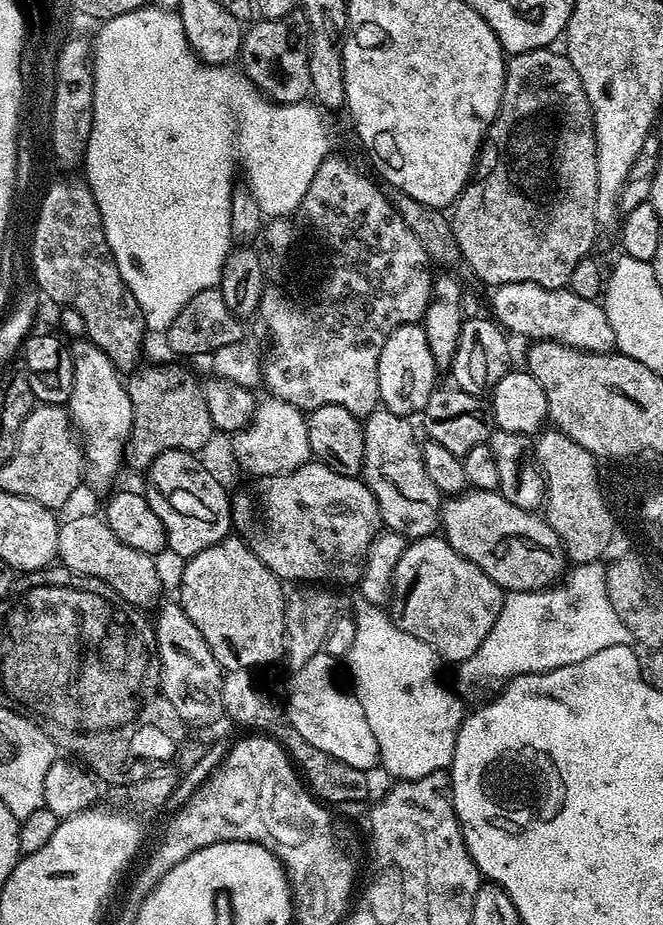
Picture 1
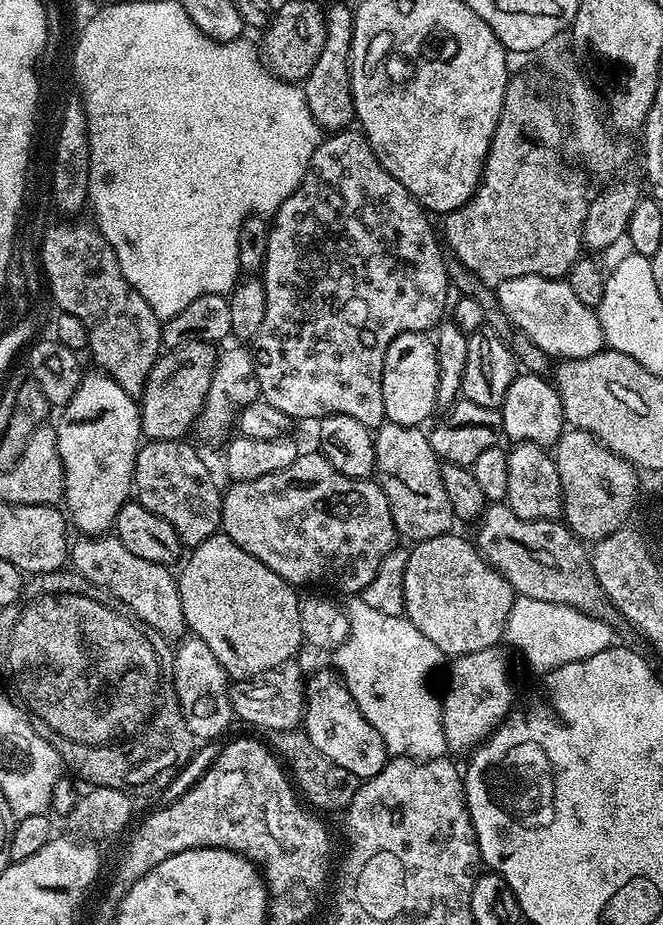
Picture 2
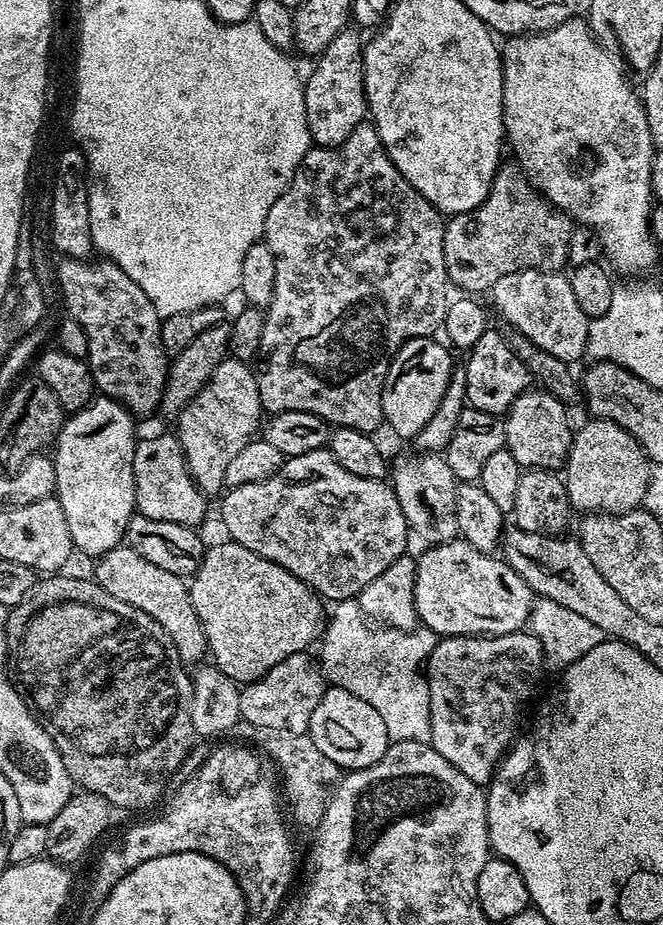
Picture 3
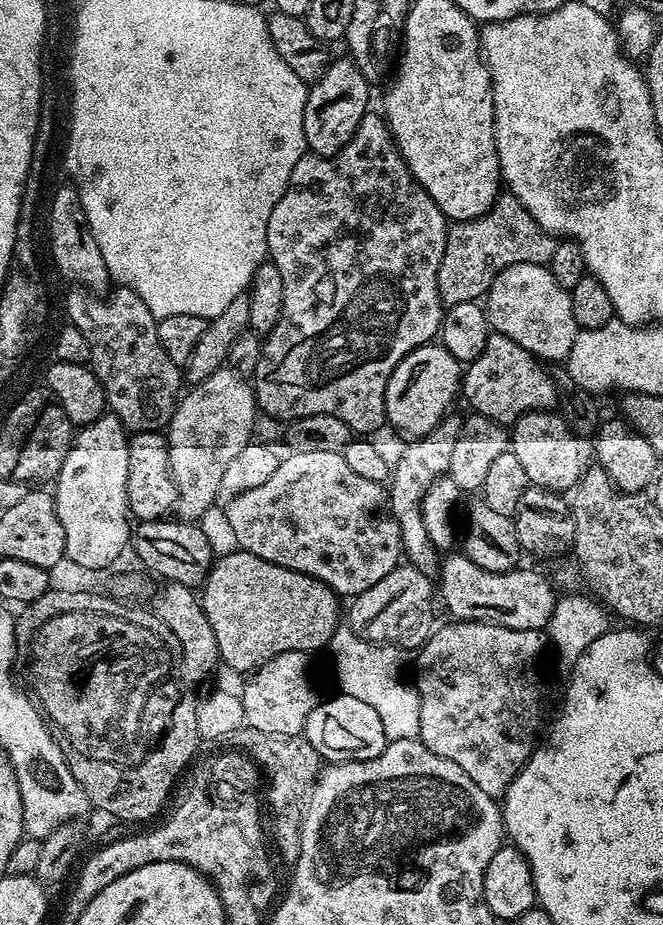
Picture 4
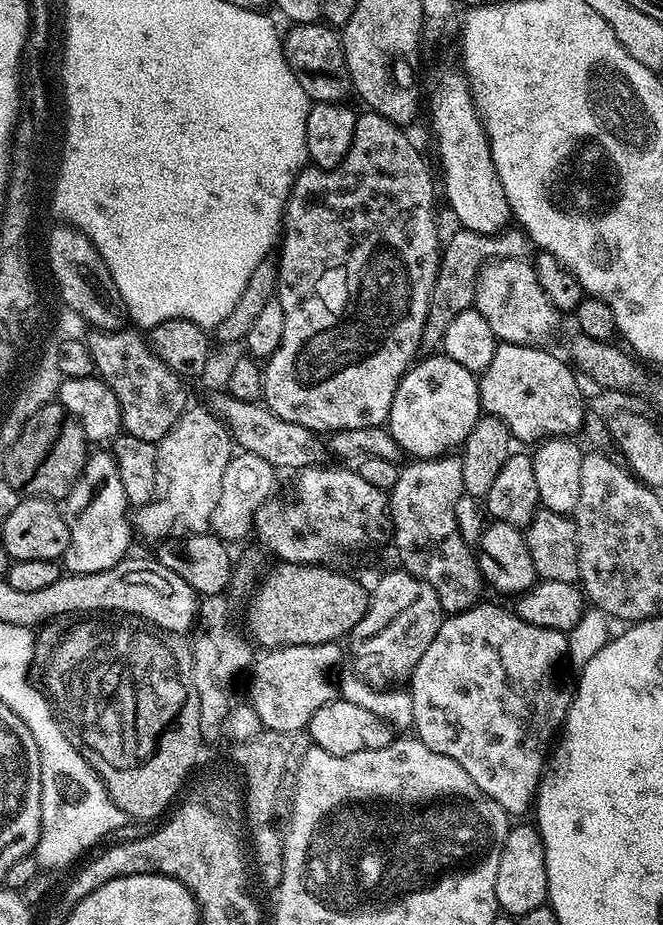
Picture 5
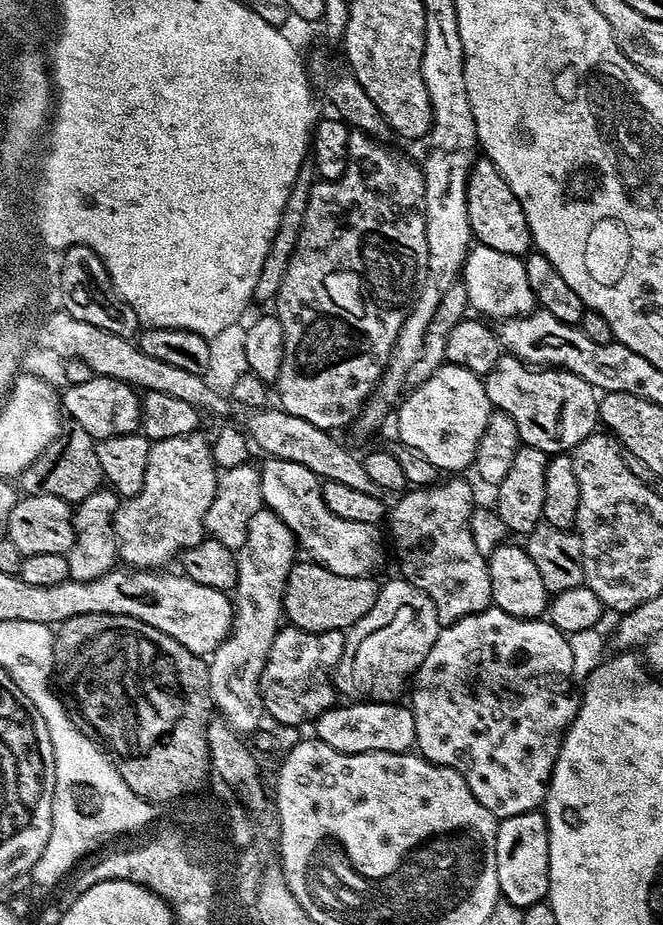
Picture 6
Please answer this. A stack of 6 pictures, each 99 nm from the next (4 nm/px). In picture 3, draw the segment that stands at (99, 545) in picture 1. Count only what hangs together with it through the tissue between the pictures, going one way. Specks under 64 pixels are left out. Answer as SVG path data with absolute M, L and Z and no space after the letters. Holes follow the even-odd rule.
M127 546L110 550L99 557L95 564L96 584L102 586L106 594L118 598L118 602L126 602L142 610L142 614L150 614L150 618L154 618L154 622L158 622L158 626L162 626L162 630L170 634L170 642L174 642L181 664L196 666L203 661L200 659L208 652L208 639L202 622L198 622L198 614L194 614L194 606L188 593L189 585L185 577L170 574L170 570L162 570L154 566L154 562L146 562L142 554Z

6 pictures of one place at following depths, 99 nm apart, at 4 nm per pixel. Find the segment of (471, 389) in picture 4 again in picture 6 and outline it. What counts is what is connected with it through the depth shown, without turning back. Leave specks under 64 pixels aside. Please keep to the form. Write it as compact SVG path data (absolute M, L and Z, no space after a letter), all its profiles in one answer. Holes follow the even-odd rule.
M504 354L483 381L493 409L514 418L521 445L549 454L568 454L578 442L597 431L600 418L598 393L585 380L578 378L578 374L533 366L516 356Z

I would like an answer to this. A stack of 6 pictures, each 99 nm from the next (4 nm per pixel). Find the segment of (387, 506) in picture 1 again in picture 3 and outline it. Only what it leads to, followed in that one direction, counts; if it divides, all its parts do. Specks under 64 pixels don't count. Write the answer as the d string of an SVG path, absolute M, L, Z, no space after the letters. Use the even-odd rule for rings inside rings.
M428 454L423 457L420 472L412 472L412 464L408 460L393 463L390 468L390 483L396 491L398 506L402 506L402 514L406 518L409 529L413 533L421 532L428 542L443 542L457 535L456 530L456 485L458 483L454 470L444 461L443 455Z

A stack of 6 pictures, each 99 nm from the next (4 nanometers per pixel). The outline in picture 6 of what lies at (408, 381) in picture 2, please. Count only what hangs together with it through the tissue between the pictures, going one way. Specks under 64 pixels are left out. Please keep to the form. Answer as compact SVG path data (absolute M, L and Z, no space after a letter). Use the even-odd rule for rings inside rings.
M447 362L434 374L430 374L430 378L426 378L426 382L422 382L422 386L411 389L399 401L399 408L400 413L396 416L396 428L400 431L399 443L418 450L418 454L424 455L435 468L444 474L463 473L460 471L467 464L469 467L475 461L482 430L486 430L486 422L494 410L484 389L483 379L475 372Z

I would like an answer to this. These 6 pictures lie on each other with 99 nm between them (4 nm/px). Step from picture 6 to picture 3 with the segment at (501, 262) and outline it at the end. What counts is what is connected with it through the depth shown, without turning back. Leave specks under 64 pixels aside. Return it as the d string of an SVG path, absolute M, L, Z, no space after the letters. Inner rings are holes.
M540 271L508 274L495 283L490 292L497 308L511 327L526 334L536 346L568 363L585 355L589 319L579 309L574 292L565 275Z

